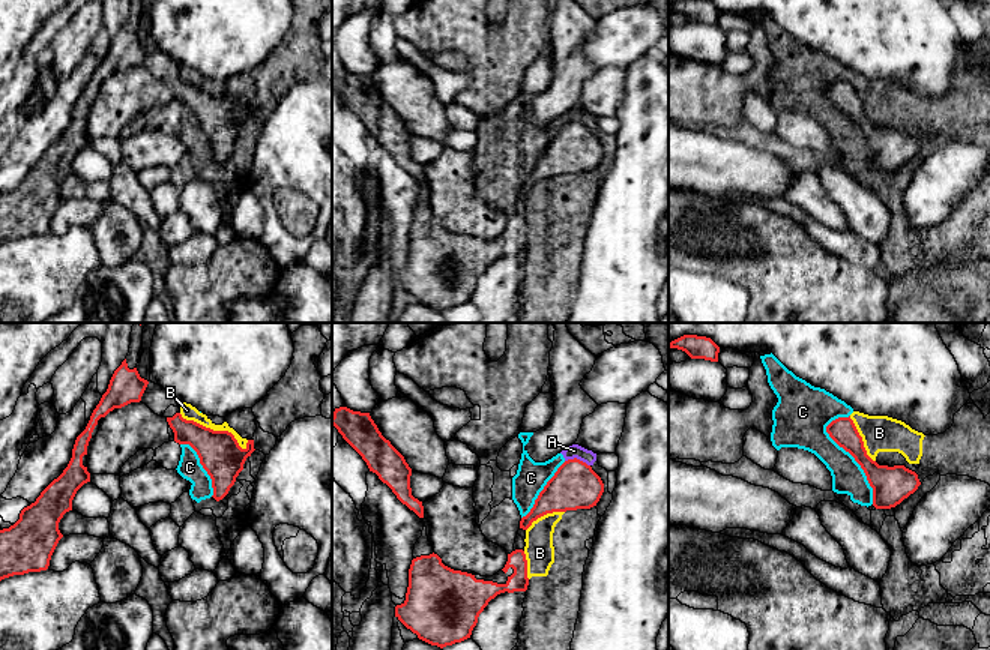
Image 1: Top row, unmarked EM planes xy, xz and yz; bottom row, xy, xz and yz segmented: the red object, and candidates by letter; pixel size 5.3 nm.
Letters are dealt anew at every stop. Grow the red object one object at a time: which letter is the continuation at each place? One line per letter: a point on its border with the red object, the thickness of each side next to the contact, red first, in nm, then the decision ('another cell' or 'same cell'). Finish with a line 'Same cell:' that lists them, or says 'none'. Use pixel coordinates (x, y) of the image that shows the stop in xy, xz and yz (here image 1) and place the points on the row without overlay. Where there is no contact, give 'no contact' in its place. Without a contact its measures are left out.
A: contact xz (577, 123); calibres 240 and 70 nm; another cell
B: contact xy (215, 95); calibres 220 and 80 nm; another cell
C: contact yz (854, 120); calibres 190 and 180 nm; another cell
Same cell: none

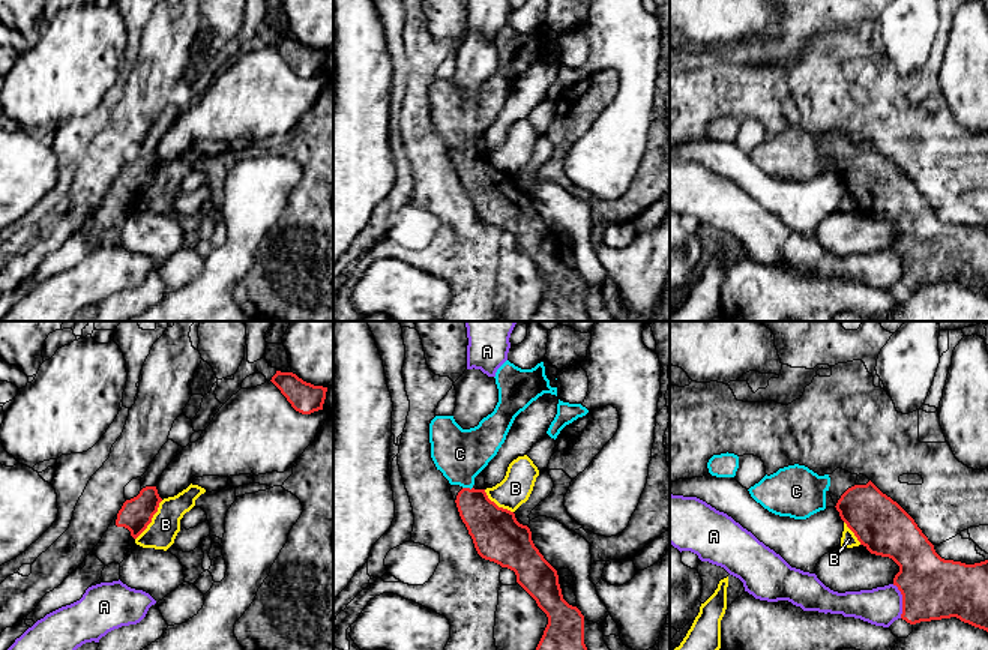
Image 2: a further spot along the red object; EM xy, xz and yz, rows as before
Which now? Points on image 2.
A: contact yz (903, 264); calibres 340 and 200 nm; another cell
B: contact xy (150, 183); calibres 170 and 160 nm; another cell
C: contact xz (467, 152); calibres 240 and 280 nm; same cell
Same cell: C

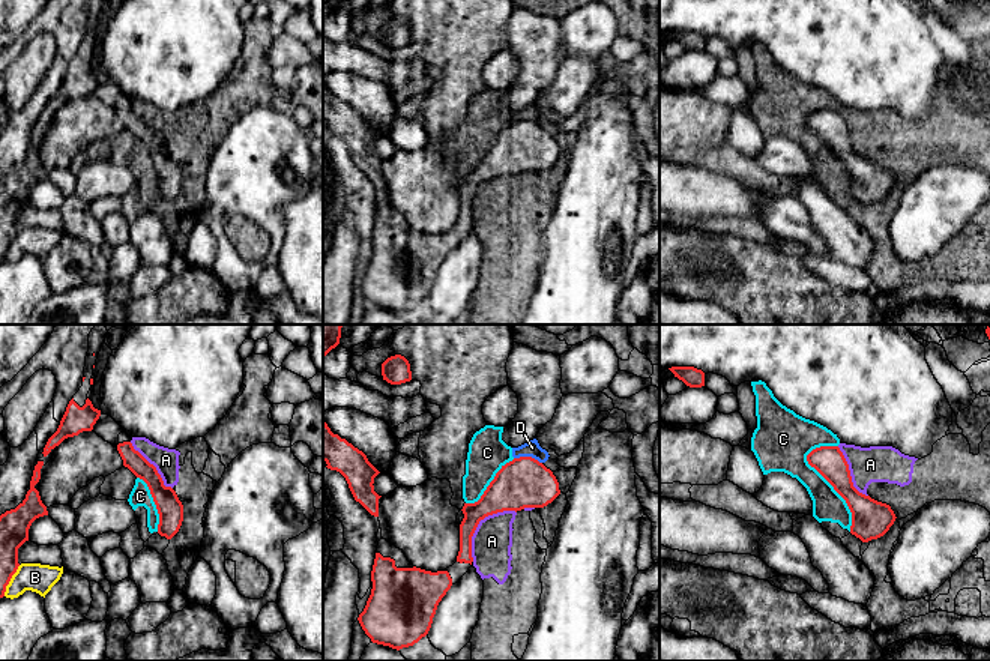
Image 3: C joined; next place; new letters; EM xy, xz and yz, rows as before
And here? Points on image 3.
A: contact xz (478, 187); calibres 220 and 220 nm; another cell
B: contact xy (9, 244); calibres 150 and 150 nm; another cell
C: contact yz (834, 152); calibres 200 and 170 nm; another cell
D: contact xz (528, 120); calibres 280 and 90 nm; another cell
Same cell: none

